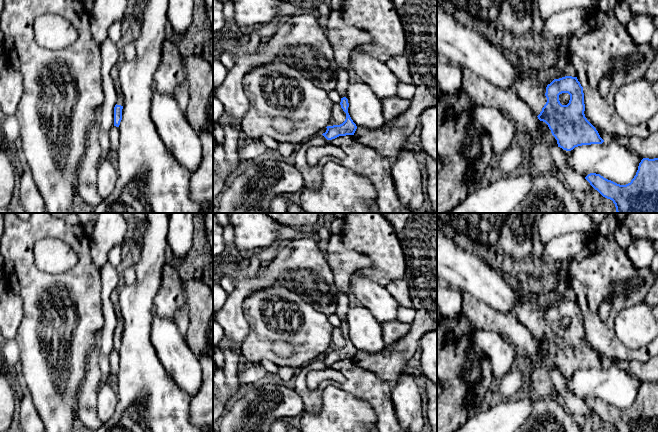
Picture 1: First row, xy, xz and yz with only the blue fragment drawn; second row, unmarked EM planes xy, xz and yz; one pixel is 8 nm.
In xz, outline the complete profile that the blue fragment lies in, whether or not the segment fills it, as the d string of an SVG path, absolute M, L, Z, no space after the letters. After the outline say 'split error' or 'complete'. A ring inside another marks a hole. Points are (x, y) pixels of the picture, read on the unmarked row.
M339 292L336 296L336 314L341 320L341 332L346 337L346 343L345 345L340 349L333 349L333 350L327 350L327 354L322 359L327 364L335 363L339 360L346 360L346 359L354 359L357 350L351 343L349 337L348 337L348 323L346 322L347 314L349 311L349 301L348 301L348 294Z | split error

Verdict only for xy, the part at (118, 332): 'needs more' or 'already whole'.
needs more

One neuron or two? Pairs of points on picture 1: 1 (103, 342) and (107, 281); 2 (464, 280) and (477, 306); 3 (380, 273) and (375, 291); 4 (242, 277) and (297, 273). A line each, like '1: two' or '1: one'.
1: one
2: two
3: two
4: one

